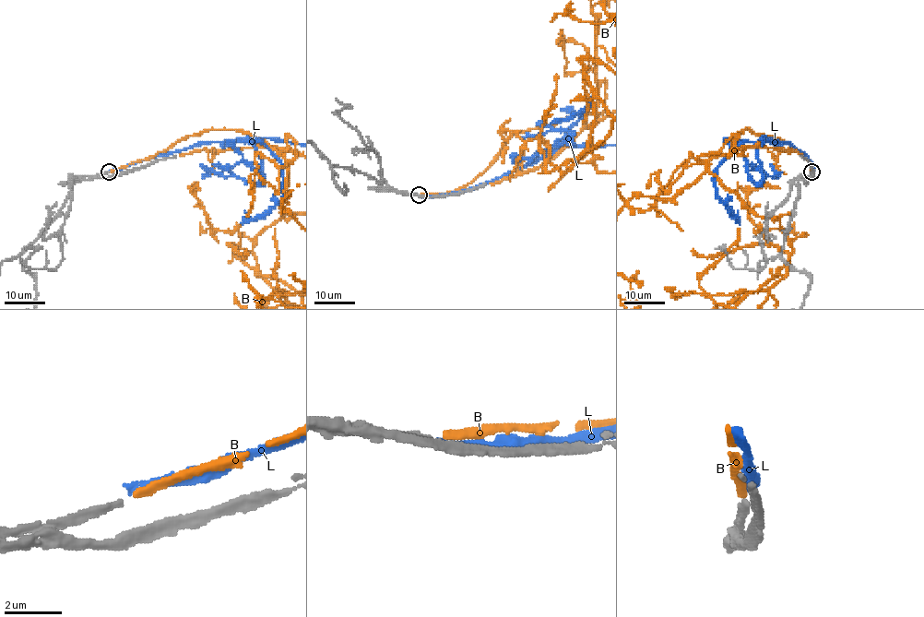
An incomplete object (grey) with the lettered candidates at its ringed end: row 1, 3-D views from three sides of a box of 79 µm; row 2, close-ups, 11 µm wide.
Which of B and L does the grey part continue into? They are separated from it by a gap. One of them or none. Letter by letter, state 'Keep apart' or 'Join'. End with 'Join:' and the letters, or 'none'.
B: Join
L: Keep apart
Join: B

